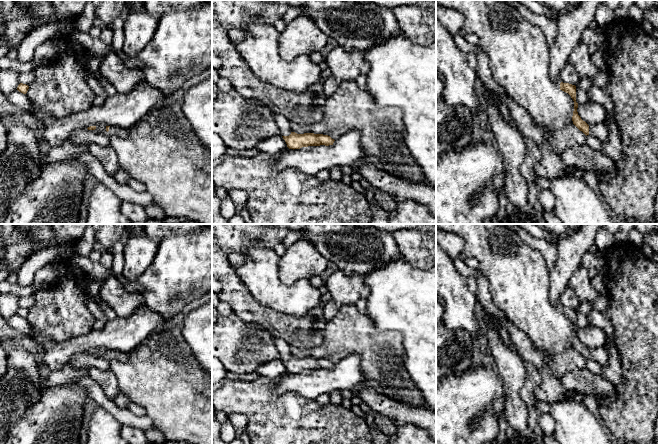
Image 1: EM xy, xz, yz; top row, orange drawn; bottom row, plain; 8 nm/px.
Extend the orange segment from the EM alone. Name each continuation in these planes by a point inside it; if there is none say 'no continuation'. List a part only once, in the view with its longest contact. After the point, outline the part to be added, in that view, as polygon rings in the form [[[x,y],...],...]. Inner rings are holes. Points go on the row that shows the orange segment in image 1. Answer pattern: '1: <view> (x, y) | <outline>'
1: xy (113, 130) | [[[99,124],[95,129],[97,132],[108,135],[108,136],[117,136],[120,138],[126,138],[128,135],[128,130],[123,128],[118,128],[116,126],[110,126],[109,131],[106,131],[106,125]]]

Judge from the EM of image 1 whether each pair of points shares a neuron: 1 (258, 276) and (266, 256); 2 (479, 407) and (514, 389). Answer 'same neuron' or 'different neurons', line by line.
1: same neuron
2: different neurons

